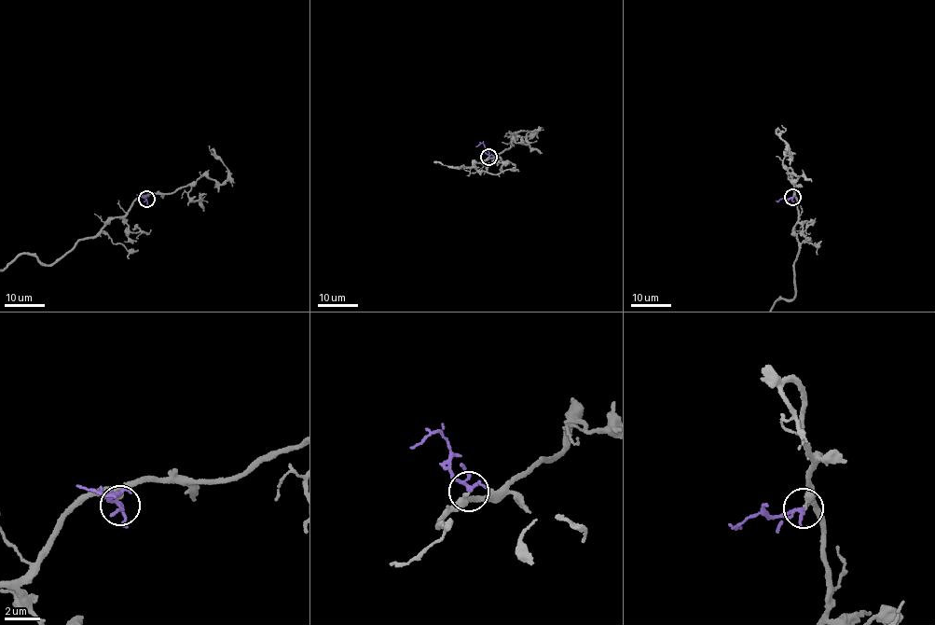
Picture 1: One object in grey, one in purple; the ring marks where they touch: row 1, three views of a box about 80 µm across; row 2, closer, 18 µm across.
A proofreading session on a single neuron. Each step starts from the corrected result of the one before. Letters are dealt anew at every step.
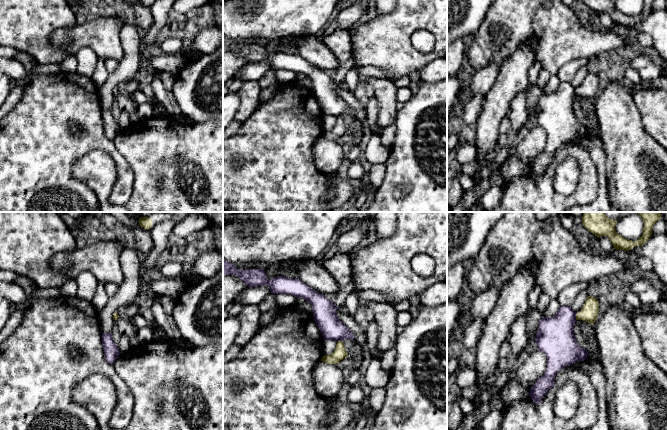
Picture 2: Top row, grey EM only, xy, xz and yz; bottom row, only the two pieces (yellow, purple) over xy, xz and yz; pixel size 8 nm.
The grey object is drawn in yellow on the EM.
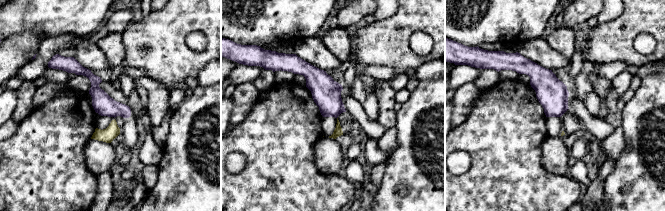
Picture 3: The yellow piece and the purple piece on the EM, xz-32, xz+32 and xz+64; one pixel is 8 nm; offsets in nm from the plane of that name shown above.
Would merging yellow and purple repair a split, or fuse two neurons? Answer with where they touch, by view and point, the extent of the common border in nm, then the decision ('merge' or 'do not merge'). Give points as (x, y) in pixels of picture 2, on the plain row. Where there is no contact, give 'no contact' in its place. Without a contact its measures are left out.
xz (340, 117) | 50 nm | do not merge

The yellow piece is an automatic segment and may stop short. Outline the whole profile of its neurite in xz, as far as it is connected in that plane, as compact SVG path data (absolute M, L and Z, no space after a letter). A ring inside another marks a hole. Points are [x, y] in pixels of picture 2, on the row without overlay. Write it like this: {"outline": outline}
{"outline": "M337 117L335 127L330 131L324 131L321 137L329 140L338 140L341 136L343 136L347 132L348 129L346 128L343 117Z"}

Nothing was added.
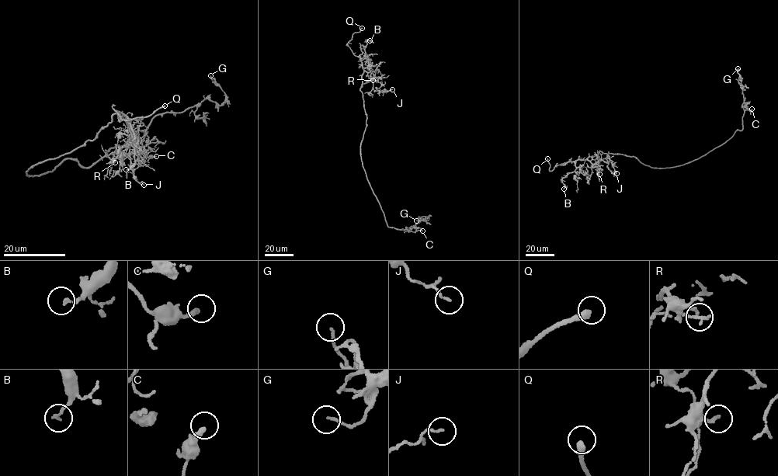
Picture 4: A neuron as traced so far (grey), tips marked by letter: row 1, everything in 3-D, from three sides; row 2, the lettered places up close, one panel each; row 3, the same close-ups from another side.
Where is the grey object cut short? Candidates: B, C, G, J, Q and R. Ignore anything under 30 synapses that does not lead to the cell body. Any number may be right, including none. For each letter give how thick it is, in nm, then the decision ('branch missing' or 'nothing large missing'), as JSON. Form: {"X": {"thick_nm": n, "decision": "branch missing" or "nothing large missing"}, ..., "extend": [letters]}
{"B": {"thick_nm": 160, "decision": "nothing large missing"}, "C": {"thick_nm": 240, "decision": "nothing large missing"}, "G": {"thick_nm": 120, "decision": "nothing large missing"}, "J": {"thick_nm": 130, "decision": "nothing large missing"}, "Q": {"thick_nm": 320, "decision": "branch missing"}, "R": {"thick_nm": 150, "decision": "nothing large missing"}, "extend": ["Q"]}

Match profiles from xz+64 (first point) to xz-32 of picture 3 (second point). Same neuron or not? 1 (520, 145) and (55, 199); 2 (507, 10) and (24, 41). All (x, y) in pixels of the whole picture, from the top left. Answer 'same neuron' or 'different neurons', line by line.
1: same neuron
2: different neurons

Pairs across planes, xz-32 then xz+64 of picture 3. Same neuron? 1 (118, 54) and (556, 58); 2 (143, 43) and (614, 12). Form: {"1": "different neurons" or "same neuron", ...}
{"1": "different neurons", "2": "different neurons"}

